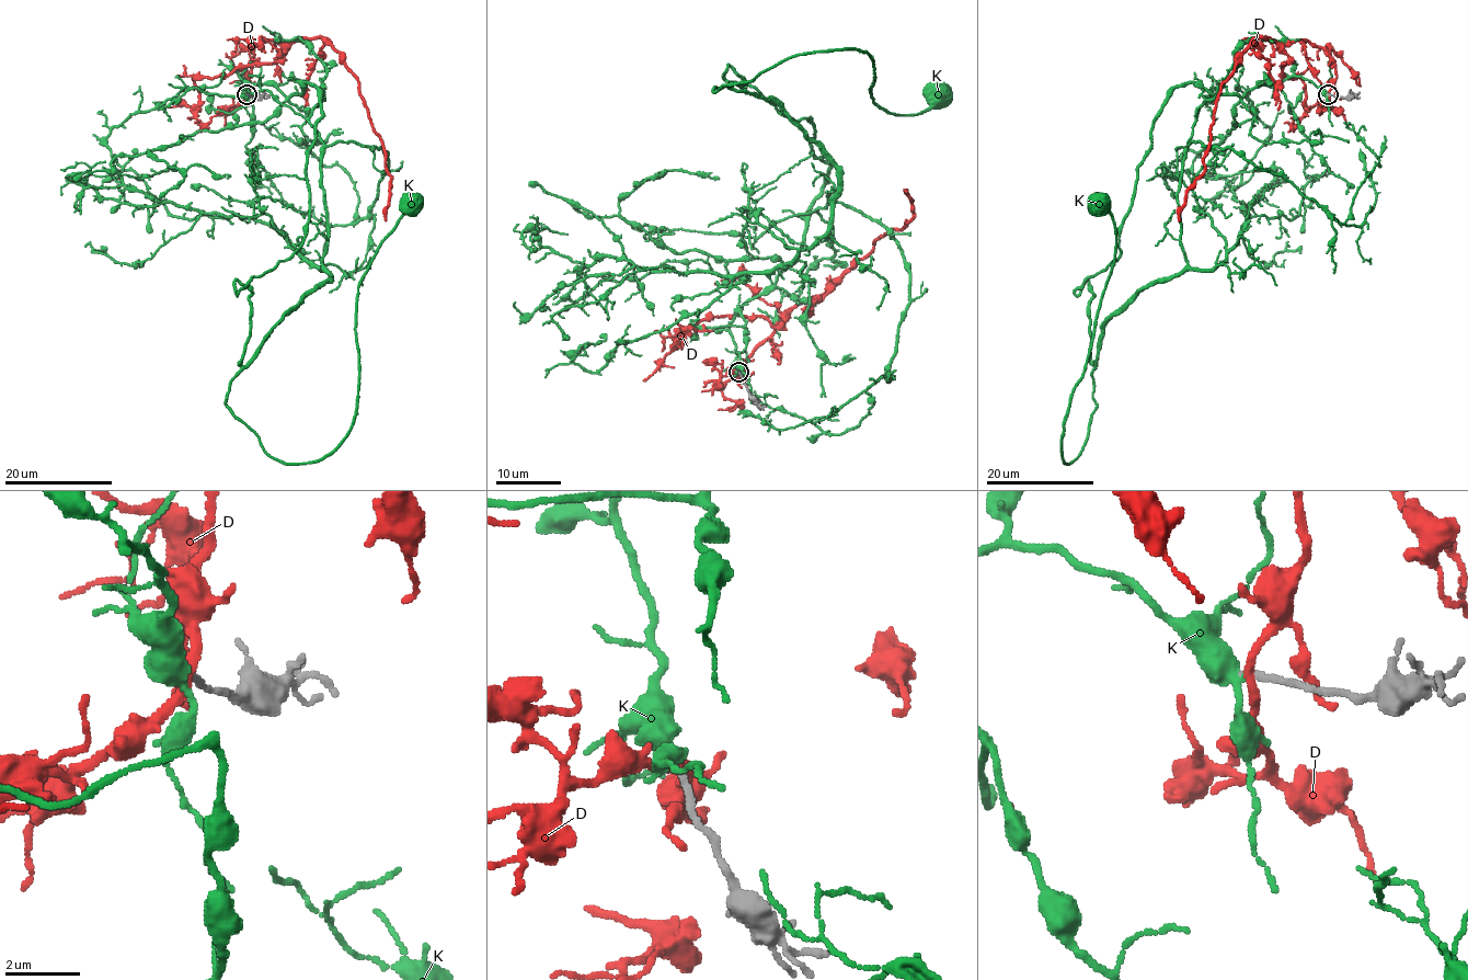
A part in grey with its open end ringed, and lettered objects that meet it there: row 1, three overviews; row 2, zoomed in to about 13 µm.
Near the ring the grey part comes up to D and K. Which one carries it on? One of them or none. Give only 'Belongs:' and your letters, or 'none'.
Belongs: K

